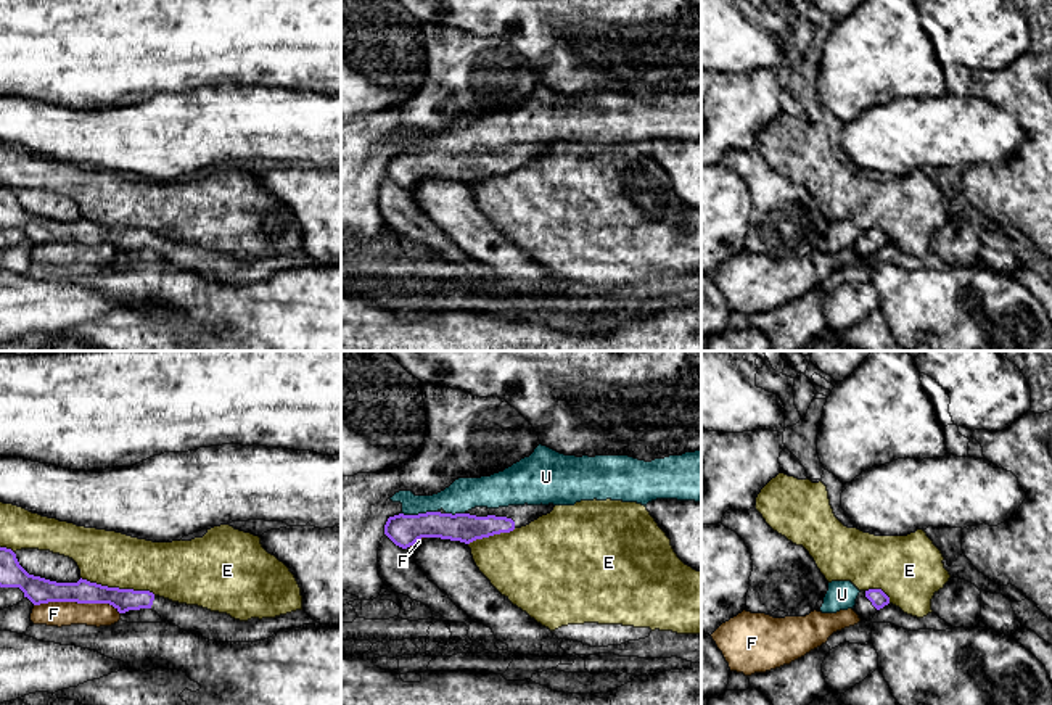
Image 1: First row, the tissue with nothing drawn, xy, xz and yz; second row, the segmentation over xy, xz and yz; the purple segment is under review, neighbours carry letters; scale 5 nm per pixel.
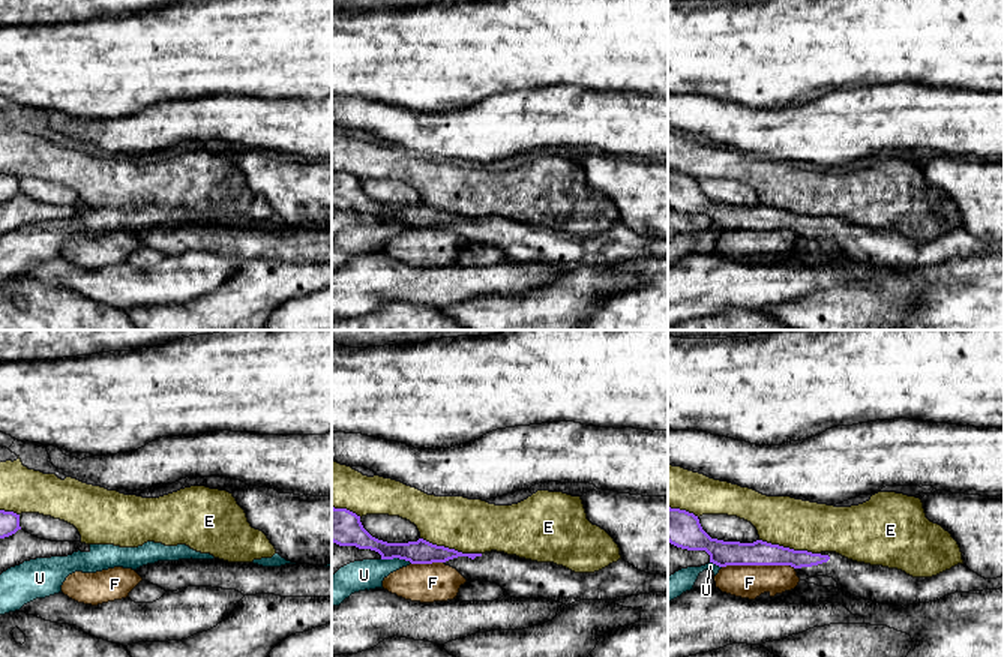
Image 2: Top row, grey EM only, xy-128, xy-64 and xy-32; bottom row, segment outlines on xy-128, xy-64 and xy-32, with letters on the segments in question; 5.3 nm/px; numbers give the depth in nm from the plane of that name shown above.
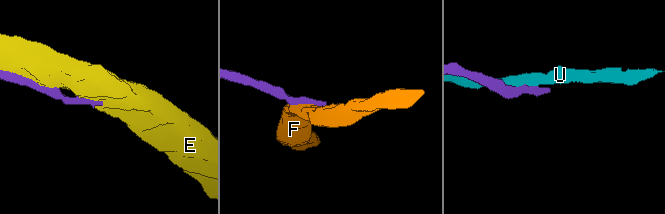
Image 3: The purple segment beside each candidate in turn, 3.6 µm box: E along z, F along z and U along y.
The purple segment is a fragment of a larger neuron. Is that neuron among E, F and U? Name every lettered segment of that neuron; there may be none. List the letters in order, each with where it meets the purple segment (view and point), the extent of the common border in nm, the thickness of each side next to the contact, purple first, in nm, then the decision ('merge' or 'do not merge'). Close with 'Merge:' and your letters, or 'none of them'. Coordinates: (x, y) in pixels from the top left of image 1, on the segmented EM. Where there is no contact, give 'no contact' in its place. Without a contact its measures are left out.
E: meets purple in xy at (118, 588); contact 380 nm long; 120 nm thick on the purple side, 280 nm on the other; do not merge
F: meets purple in xy at (78, 602); contact 440 nm long; 130 nm thick on the purple side, 130 nm on the other; do not merge
U: meets purple in xz at (419, 514); contact 180 nm long; 160 nm thick on the purple side, 160 nm on the other; do not merge
Merge: none of them

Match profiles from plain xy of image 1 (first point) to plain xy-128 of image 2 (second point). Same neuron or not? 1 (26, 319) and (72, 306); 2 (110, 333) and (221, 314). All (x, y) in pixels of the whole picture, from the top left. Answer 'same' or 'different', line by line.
1: different
2: same

